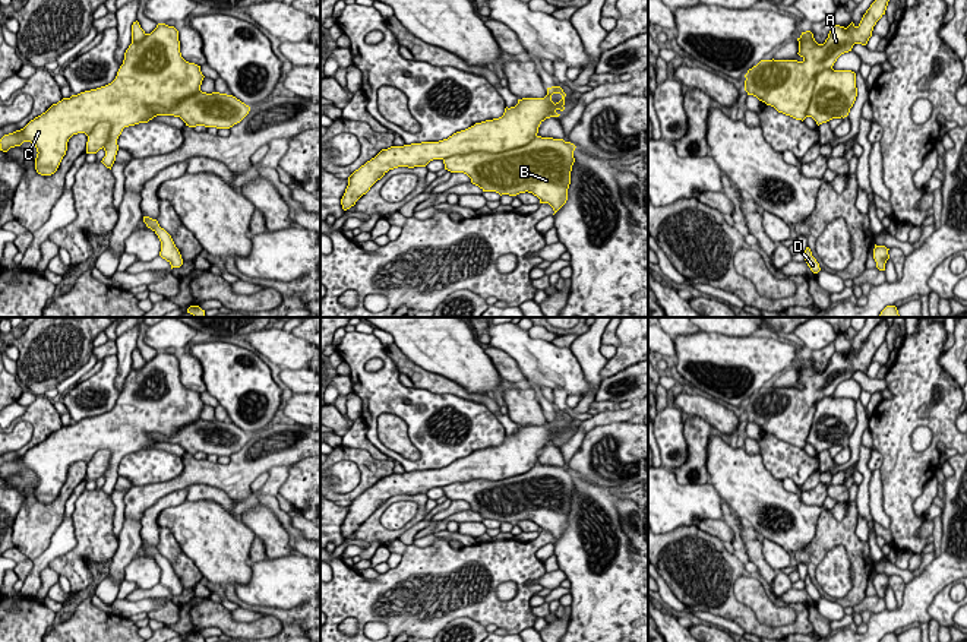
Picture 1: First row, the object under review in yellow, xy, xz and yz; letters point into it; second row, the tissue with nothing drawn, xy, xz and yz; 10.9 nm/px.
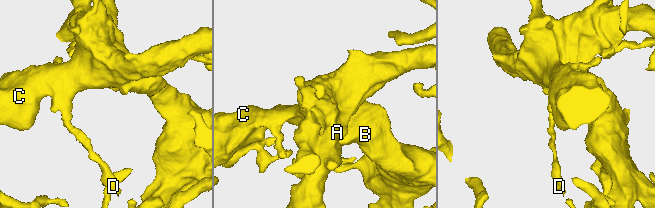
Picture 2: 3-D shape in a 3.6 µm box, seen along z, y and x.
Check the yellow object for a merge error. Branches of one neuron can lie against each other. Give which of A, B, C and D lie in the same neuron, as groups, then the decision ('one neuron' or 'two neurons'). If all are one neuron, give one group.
A C D / B; two neurons

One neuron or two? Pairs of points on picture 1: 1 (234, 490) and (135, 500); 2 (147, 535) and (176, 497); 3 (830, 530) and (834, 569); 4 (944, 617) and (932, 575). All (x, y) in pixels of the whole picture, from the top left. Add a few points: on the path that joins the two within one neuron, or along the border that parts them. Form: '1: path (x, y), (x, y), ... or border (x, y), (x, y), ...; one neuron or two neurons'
1: path (209, 476), (190, 476), (176, 484), (160, 489); one neuron
2: path (149, 524), (149, 516), (164, 502); one neuron
3: border (841, 544), (837, 544), (827, 553), (814, 576); two neurons
4: border (951, 582), (934, 598), (928, 609), (929, 617); two neurons

